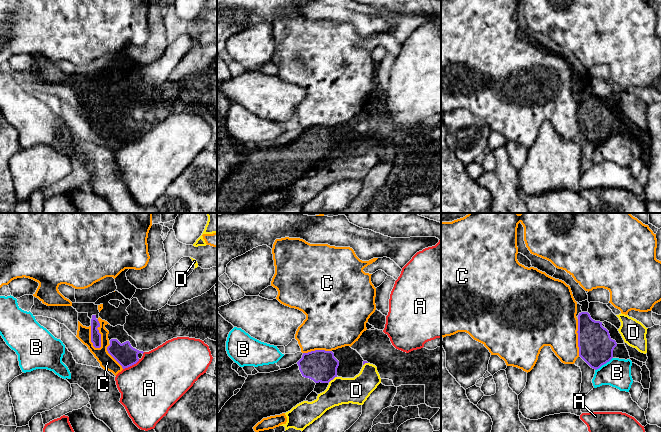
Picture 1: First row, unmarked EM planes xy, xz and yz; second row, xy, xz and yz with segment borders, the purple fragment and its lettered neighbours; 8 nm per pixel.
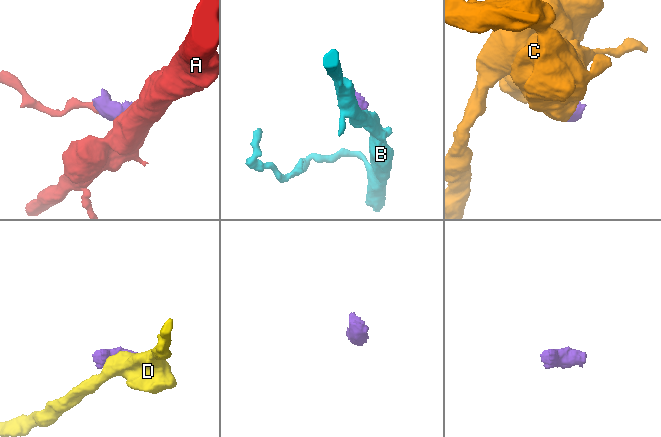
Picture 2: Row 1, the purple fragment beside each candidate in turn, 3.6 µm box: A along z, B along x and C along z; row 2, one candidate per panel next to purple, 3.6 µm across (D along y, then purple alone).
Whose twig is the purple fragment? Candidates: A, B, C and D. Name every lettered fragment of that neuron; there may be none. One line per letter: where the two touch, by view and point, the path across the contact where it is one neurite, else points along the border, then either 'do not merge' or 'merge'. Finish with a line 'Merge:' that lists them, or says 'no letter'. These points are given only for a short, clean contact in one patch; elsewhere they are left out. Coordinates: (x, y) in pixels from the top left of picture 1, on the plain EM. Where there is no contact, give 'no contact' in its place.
A: meets purple in xy at (131, 141); border along xy (139, 135), (123, 145); do not merge
B: meets purple in yz at (603, 140); border along yz (612, 133), (595, 146); do not merge
C: meets purple in xy at (100, 111); border along xy (98, 95), (100, 122), (95, 124); do not merge
D: meets purple in xz at (332, 155); do not merge
Merge: no letter

